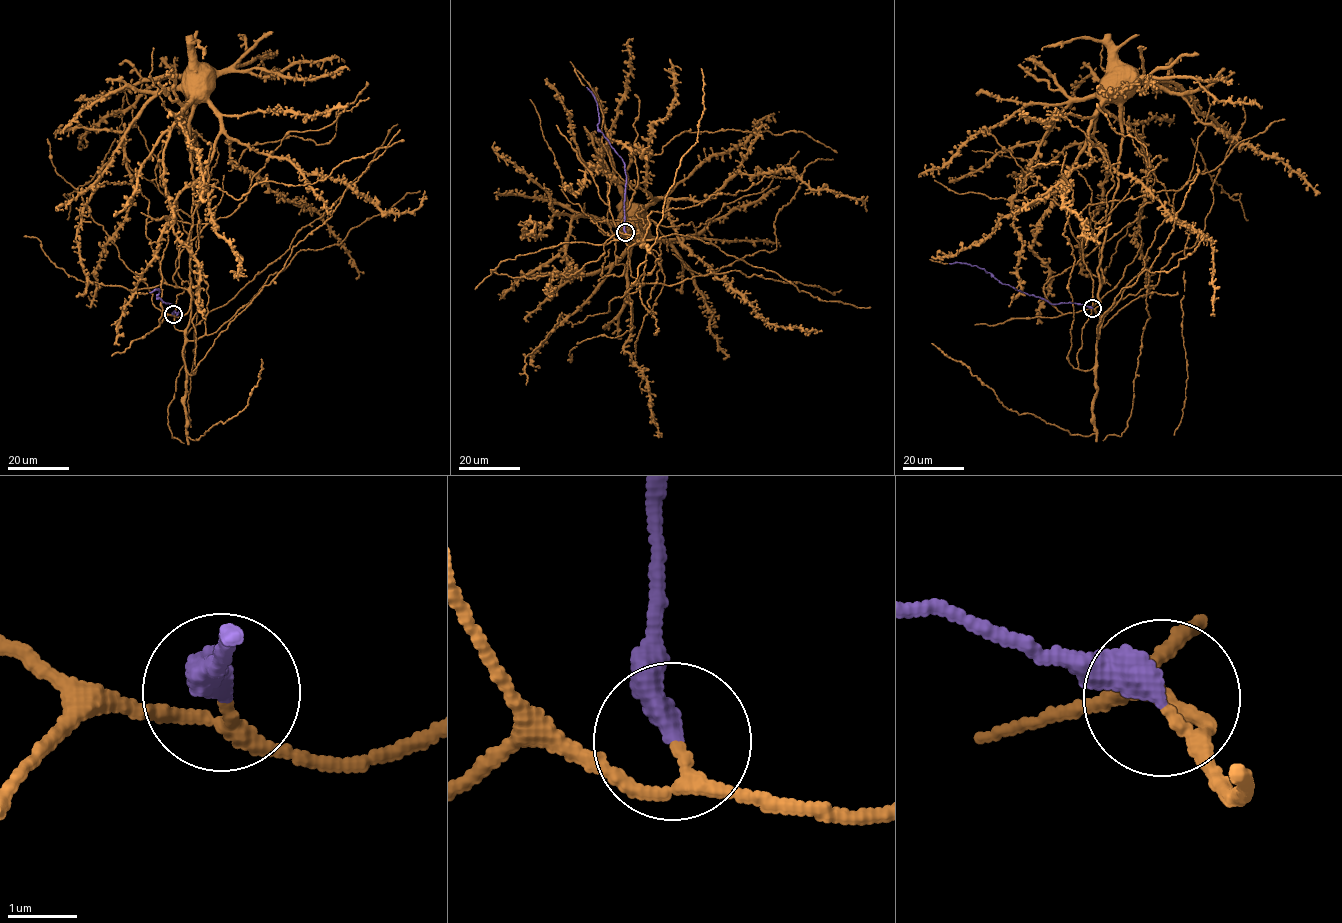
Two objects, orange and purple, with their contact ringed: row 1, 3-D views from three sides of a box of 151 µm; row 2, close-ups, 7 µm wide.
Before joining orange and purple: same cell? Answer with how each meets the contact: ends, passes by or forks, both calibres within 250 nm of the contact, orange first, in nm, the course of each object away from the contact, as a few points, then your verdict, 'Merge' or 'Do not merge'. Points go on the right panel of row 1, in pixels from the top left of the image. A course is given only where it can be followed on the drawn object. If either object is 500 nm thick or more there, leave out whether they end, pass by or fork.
At the ring orange passes by. At the ring purple ends. Thickness 160 nm (orange) against 400 nm. Course of orange: (1093, 309), (1095, 313), (1099, 305), (1098, 265), (1118, 183), (1120, 153), (1120, 108), (1104, 100), (1106, 81). Course of purple: (1093, 308), (1074, 303), (1051, 304), (1001, 283), (976, 266), (950, 264). Merge

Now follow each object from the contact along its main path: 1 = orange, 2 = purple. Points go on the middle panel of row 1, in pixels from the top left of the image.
1: (625, 232), (642, 236), (638, 229), (636, 237), (627, 232), (630, 211)
2: (625, 232), (624, 163), (598, 128), (597, 102), (586, 88)

